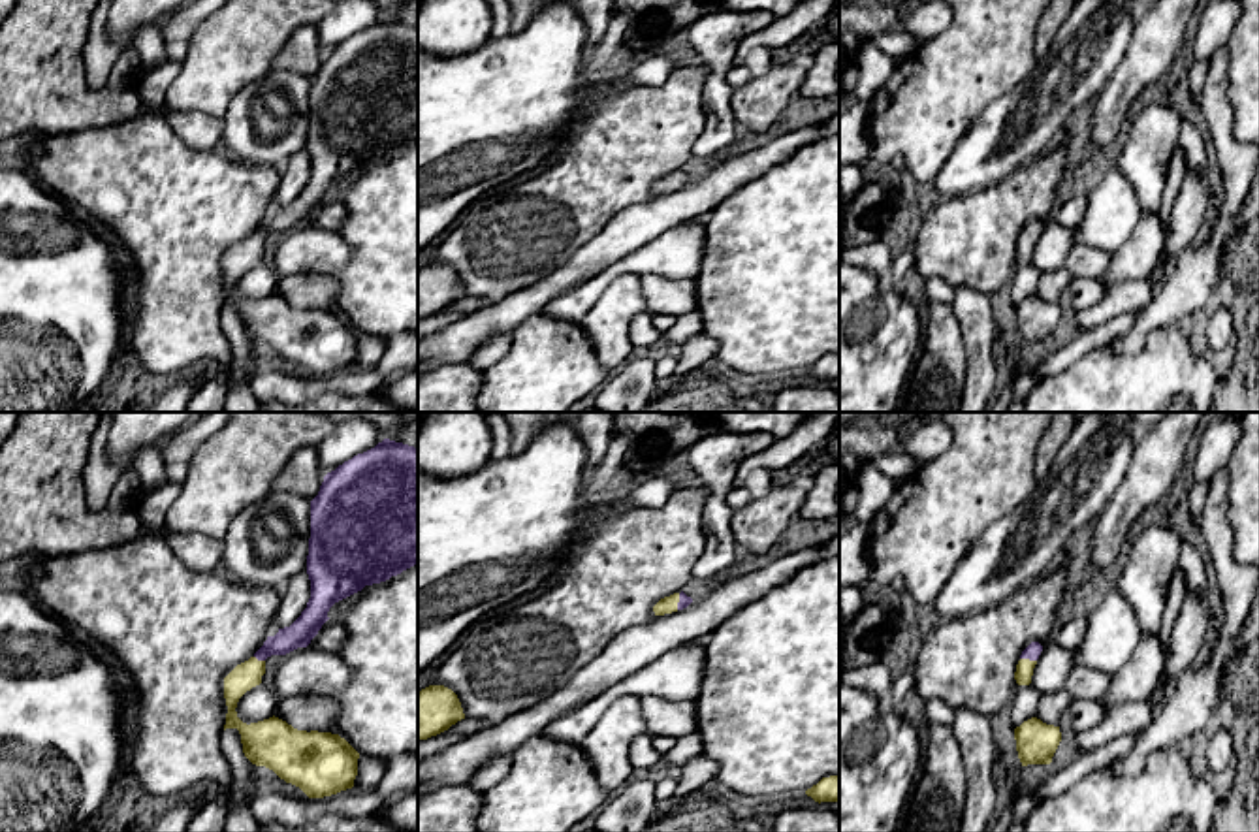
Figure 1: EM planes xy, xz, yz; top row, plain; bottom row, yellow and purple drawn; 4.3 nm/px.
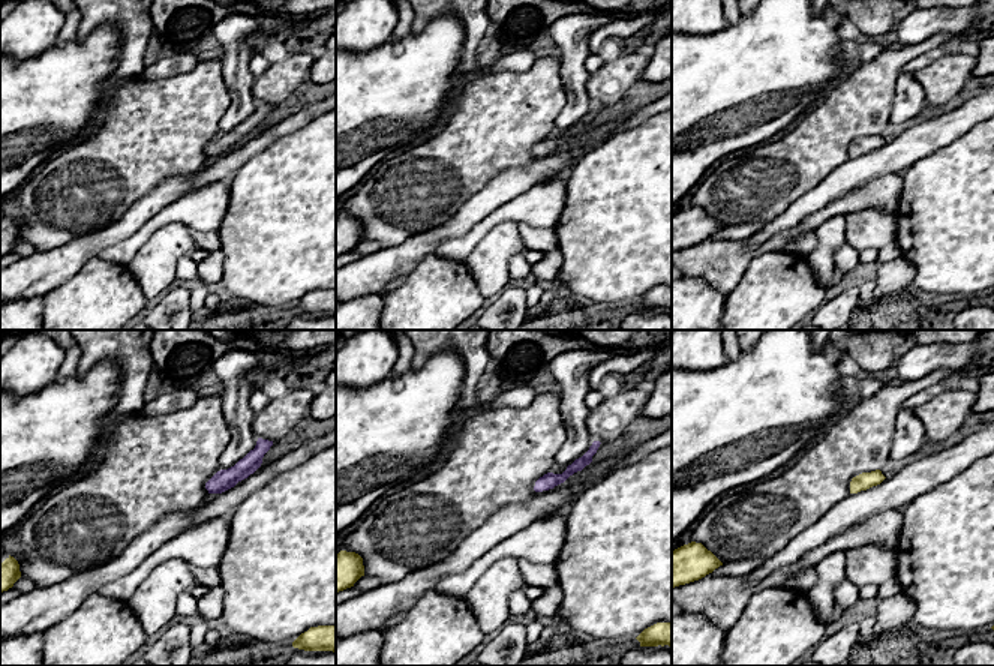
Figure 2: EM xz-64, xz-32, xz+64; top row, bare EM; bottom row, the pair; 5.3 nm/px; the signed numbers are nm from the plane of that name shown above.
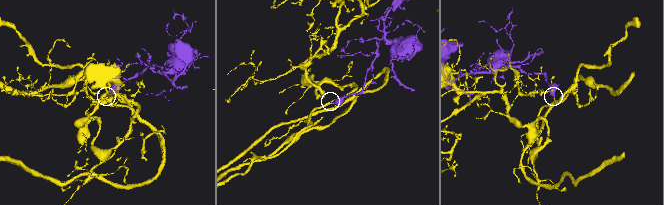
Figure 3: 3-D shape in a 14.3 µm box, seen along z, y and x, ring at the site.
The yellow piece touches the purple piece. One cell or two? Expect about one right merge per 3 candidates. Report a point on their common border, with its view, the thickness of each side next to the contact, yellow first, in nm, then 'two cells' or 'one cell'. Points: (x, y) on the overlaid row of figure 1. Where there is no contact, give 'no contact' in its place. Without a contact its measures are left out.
meets yellow in yz at (1028, 659); 80 nm thick on the yellow side, 70 nm on the other; one cell

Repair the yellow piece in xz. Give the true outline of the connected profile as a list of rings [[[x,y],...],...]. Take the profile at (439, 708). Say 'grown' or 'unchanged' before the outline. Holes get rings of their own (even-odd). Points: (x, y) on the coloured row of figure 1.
unchanged | [[[429,685],[418,693],[418,742],[448,730],[465,719],[457,695],[444,685]]]

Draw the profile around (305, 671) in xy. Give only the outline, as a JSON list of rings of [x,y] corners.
[[[297,648],[282,655],[275,689],[282,696],[333,696],[350,683],[352,672],[335,651]]]

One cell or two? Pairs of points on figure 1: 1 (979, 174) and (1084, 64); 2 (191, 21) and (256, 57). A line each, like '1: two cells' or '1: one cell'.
1: one cell
2: two cells

